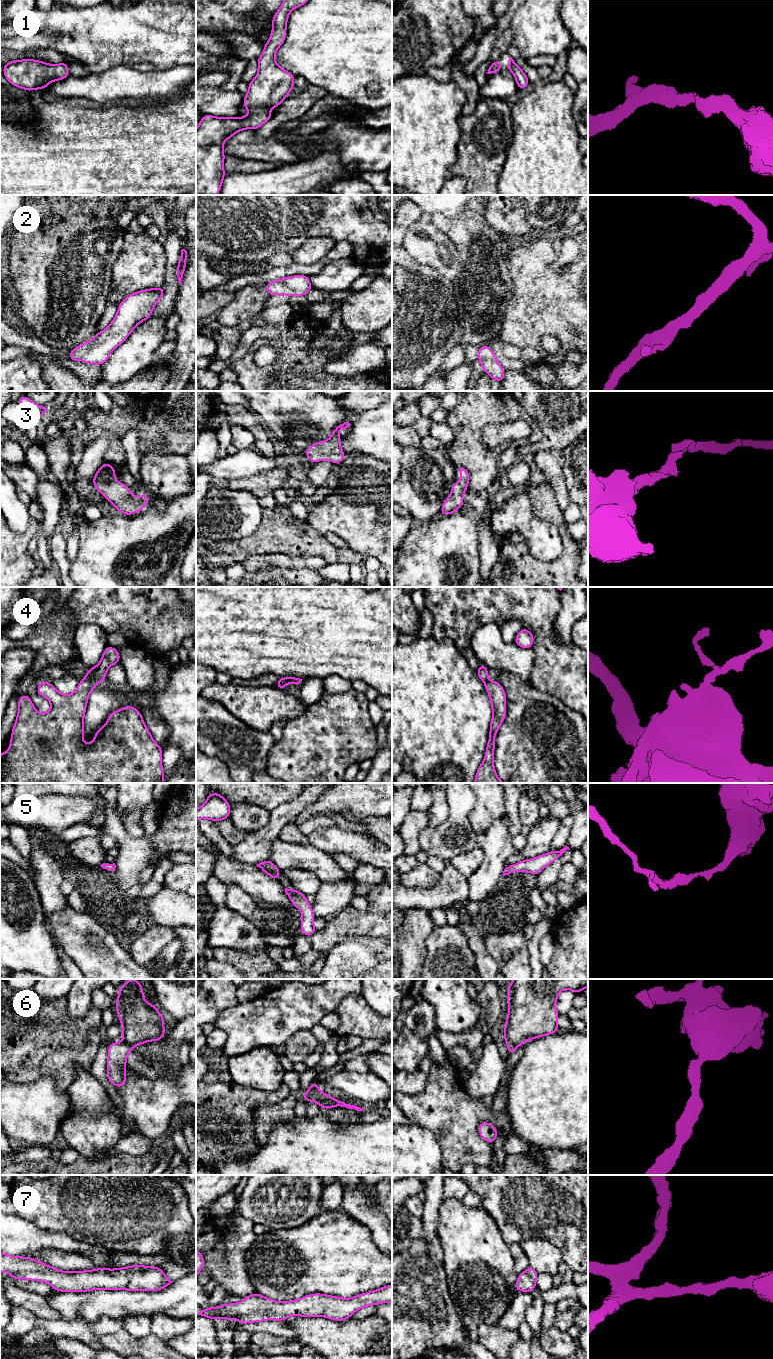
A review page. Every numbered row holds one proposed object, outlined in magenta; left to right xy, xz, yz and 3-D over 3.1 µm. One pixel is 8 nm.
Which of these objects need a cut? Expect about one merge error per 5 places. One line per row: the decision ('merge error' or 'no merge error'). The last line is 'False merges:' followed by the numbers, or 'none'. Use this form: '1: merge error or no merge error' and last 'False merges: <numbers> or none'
1: no merge error
2: no merge error
3: no merge error
4: merge error
5: no merge error
6: no merge error
7: no merge error
False merges: 4

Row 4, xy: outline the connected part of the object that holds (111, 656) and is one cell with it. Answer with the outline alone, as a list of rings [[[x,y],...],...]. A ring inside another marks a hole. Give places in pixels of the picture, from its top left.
[[[108,645],[103,652],[99,664],[95,667],[89,668],[89,671],[85,674],[85,679],[89,679],[99,684],[106,679],[107,669],[119,662],[119,651]]]

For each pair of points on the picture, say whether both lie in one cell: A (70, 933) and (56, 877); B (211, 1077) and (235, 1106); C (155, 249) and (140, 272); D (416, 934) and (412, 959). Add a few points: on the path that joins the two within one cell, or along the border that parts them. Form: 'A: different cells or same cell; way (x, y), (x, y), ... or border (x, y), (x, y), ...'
A: different cells; border (69, 905), (61, 910), (46, 912)
B: same cell; way (215, 1084), (228, 1099)
C: same cell; way (149, 255), (140, 266)
D: same cell; way (412, 940), (412, 953)

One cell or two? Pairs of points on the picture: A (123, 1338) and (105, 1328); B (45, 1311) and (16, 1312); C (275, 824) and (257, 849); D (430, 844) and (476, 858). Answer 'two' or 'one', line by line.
A: two
B: two
C: one
D: two

